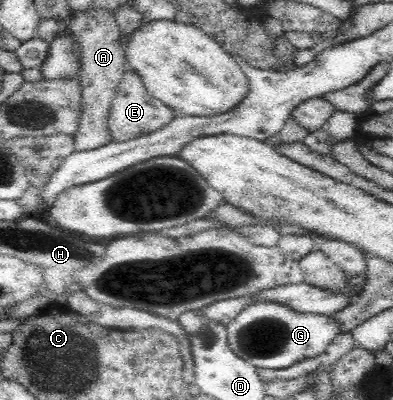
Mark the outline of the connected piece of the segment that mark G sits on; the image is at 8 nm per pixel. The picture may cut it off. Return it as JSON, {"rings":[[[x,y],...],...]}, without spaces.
{"rings":[[[252,302],[225,326],[228,345],[236,356],[256,366],[265,375],[293,374],[307,360],[322,354],[340,334],[339,326],[326,314],[302,314],[277,302]]]}

